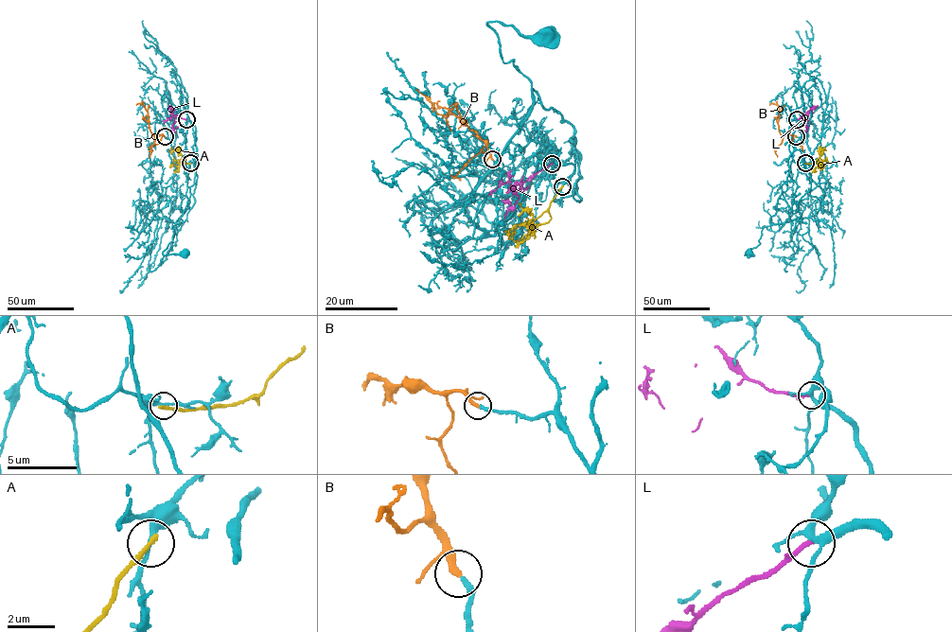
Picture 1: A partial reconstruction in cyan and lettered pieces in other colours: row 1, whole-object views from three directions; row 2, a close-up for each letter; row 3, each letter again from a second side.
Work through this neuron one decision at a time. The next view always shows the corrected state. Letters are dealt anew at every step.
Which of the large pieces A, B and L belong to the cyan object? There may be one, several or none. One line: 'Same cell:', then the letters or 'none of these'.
Same cell: none of these

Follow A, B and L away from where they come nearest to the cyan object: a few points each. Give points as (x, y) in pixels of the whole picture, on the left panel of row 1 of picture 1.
A: (190, 163), (185, 163), (180, 149), (171, 147)
B: (165, 136), (151, 133), (148, 112), (142, 104), (136, 105)
L: (186, 119), (175, 115), (172, 131), (175, 131)

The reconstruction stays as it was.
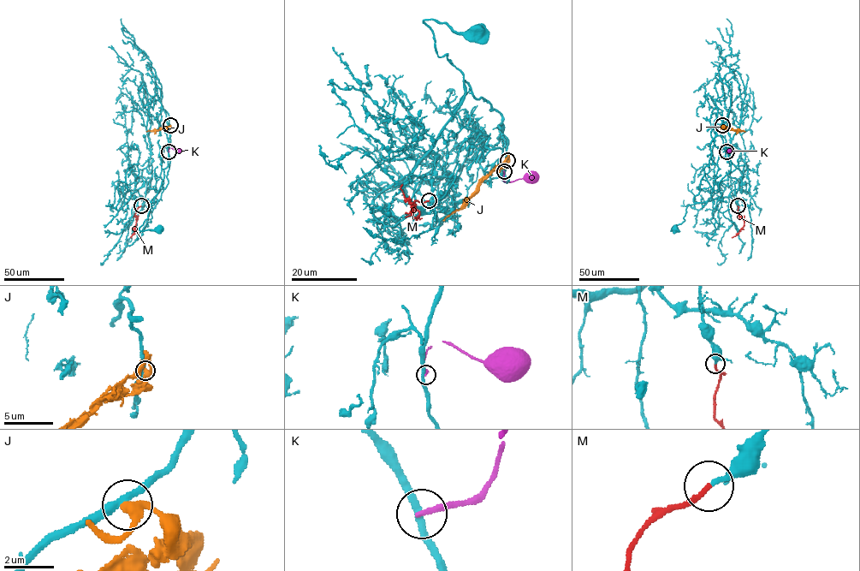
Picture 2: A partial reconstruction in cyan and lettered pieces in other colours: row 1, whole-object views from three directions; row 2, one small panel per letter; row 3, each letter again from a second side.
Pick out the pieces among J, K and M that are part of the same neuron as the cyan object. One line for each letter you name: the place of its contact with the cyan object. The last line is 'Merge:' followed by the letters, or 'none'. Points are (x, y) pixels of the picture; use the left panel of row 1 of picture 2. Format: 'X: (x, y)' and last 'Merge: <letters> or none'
M: (141, 205)
Merge: M

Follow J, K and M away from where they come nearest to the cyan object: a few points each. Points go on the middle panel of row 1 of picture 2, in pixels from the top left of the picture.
J: (507, 160), (507, 166), (491, 172), (465, 205), (443, 220)
K: (504, 171), (506, 181), (513, 181), (528, 175), (538, 175)
M: (429, 200), (415, 200), (412, 204), (419, 213), (414, 217), (411, 203), (400, 188), (402, 184)

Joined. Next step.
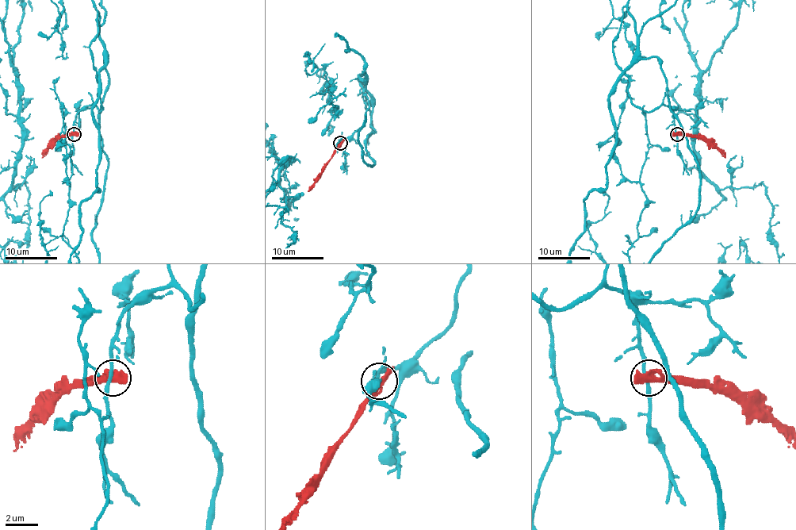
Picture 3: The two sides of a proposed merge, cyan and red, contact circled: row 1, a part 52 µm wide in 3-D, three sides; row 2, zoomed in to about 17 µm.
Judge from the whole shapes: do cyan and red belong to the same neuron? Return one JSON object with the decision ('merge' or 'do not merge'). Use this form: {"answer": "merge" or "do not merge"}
{"answer": "do not merge"}

